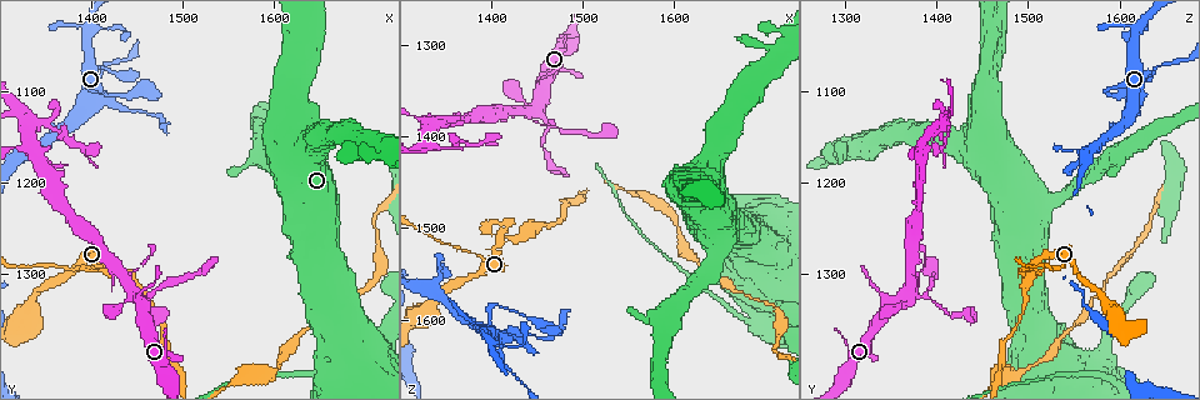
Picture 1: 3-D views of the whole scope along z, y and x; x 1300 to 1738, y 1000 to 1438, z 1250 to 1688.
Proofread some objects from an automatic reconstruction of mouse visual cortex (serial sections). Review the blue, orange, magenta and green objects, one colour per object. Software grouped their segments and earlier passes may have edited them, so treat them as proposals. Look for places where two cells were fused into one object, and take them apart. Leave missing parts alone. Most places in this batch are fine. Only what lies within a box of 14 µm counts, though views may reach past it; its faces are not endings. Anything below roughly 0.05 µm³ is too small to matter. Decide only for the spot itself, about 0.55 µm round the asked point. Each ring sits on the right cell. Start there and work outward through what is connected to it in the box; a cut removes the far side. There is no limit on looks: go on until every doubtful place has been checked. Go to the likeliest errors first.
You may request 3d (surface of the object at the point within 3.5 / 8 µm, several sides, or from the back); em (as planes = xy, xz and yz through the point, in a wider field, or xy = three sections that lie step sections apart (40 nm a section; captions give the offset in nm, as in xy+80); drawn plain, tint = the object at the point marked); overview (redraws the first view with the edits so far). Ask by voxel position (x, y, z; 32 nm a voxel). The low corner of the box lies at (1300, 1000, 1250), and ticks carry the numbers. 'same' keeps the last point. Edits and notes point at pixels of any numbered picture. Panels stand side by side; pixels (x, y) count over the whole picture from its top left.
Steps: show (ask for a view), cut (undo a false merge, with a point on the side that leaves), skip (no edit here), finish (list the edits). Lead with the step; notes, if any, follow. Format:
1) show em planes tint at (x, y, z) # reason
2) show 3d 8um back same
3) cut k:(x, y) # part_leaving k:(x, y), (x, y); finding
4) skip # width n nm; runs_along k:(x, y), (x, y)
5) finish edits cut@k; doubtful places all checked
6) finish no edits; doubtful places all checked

show 3d 3.5um at (1360, 1140, 1410) # a narrow waist

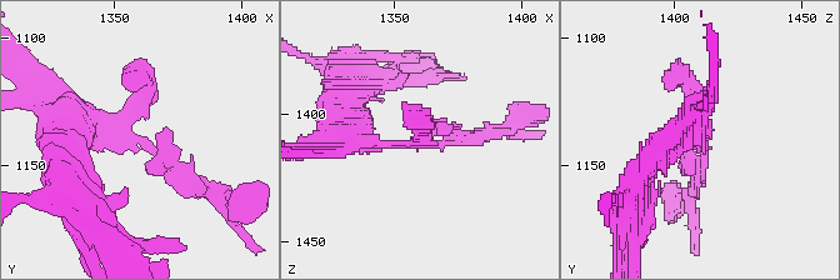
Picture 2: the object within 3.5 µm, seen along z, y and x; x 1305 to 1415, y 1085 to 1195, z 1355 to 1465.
show em xy step 2 tint at (1359, 1139, 1413) # need the tissue

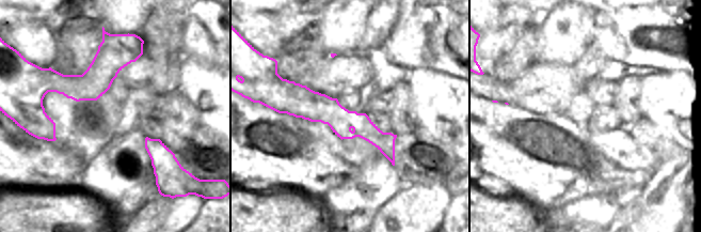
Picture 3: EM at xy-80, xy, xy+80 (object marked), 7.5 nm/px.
skip # runs_along 2:(76, 133), (123, 125), (203, 190); all the same cell

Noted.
show 3d 3.5um at (1405, 1300, 1490) # abrupt turn

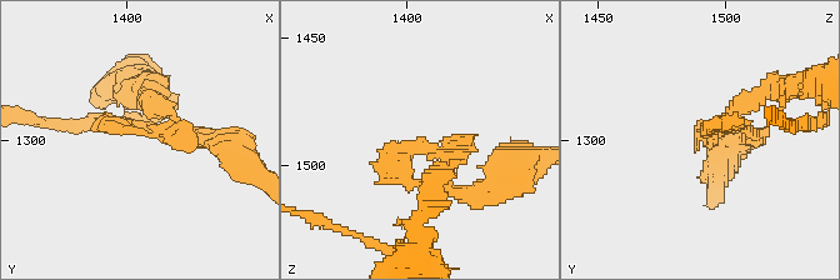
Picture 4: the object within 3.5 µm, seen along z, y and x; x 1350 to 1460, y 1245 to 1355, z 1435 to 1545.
show em xy step 1 plain at (1406, 1298, 1494)

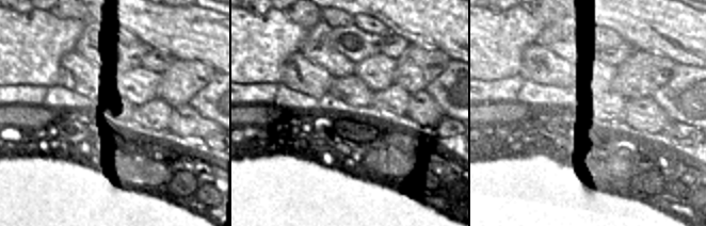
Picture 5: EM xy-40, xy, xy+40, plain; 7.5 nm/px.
show em xy step 1 tint same

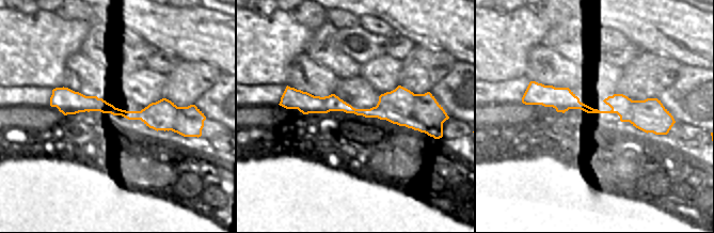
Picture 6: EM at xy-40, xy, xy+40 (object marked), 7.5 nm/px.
skip # runs_along 4:(153, 103), (164, 134); continuous, no second cell

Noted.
show 3d 3.5um back at (1400, 1100, 1585) # sharp bend

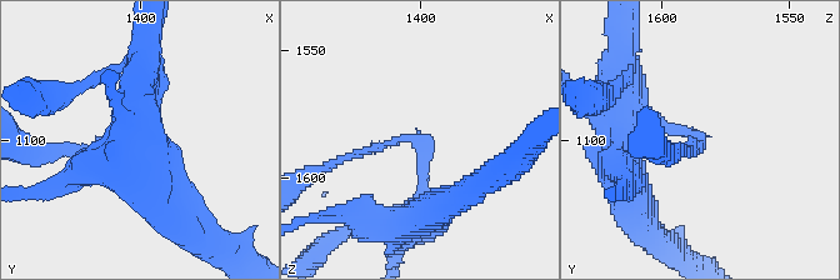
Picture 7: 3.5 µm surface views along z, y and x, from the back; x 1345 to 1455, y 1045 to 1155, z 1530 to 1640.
show em planes tint at (1400, 1098, 1585) # arm_widths 150, 250 nm

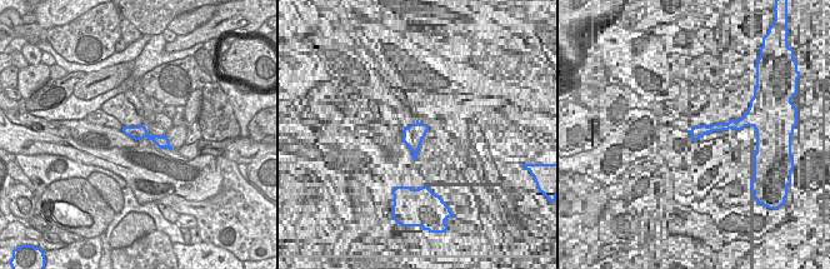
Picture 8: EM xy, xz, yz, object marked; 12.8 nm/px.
skip # runs_along 8:(125, 129), (144, 133), (165, 144); one cell here

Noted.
show 3d 3.5um back at (1380, 1155, 1410) # calibre changes

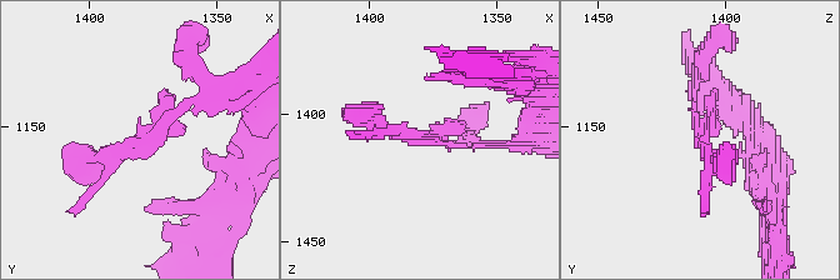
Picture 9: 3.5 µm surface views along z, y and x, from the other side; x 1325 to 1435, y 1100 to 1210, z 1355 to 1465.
show em planes tint at (1379, 1155, 1409)

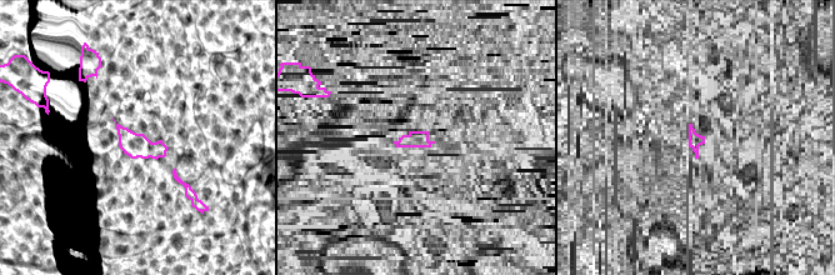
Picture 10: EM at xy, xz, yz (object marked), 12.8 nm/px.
show em xy step 3 tint same # cut it another way

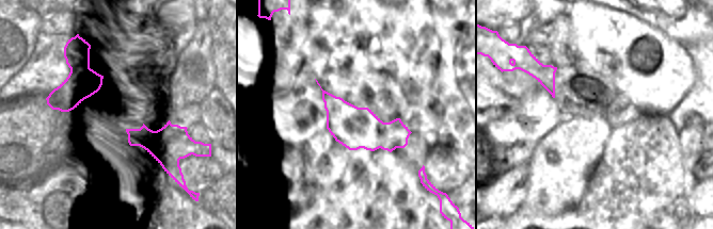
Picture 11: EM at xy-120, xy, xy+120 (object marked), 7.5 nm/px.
skip # runs_along 9:(208, 86), (81, 171); all the same cell

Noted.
finish no edits; doubtful places all checked

